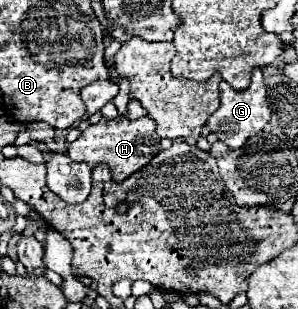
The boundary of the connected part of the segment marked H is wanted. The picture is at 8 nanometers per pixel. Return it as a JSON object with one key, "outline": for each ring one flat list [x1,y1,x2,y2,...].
{"outline":[[119,115,117,119,101,119,95,125,89,125,79,139,69,143,69,157,73,161,85,161,91,167,97,163,105,163,111,169,111,179,113,181,123,181,141,167,145,167,159,151,159,135,155,133,155,121,151,117,141,117,135,121,129,121,127,117]]}

